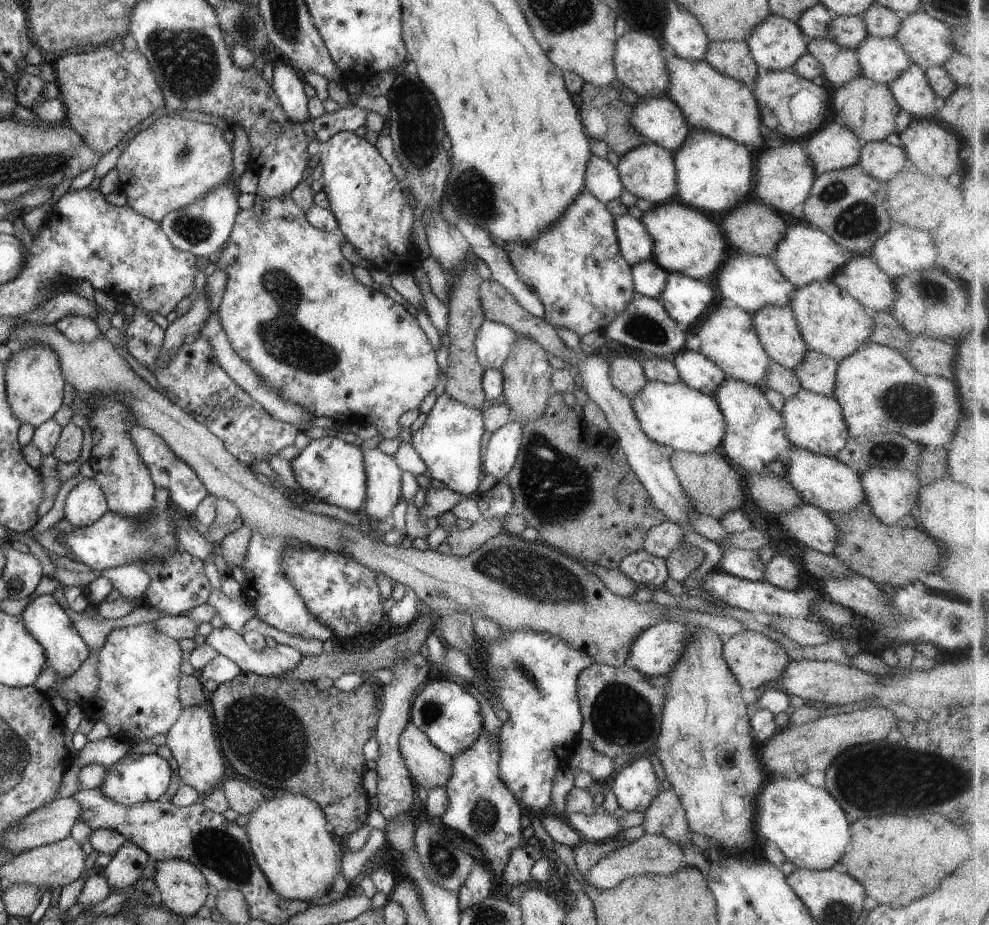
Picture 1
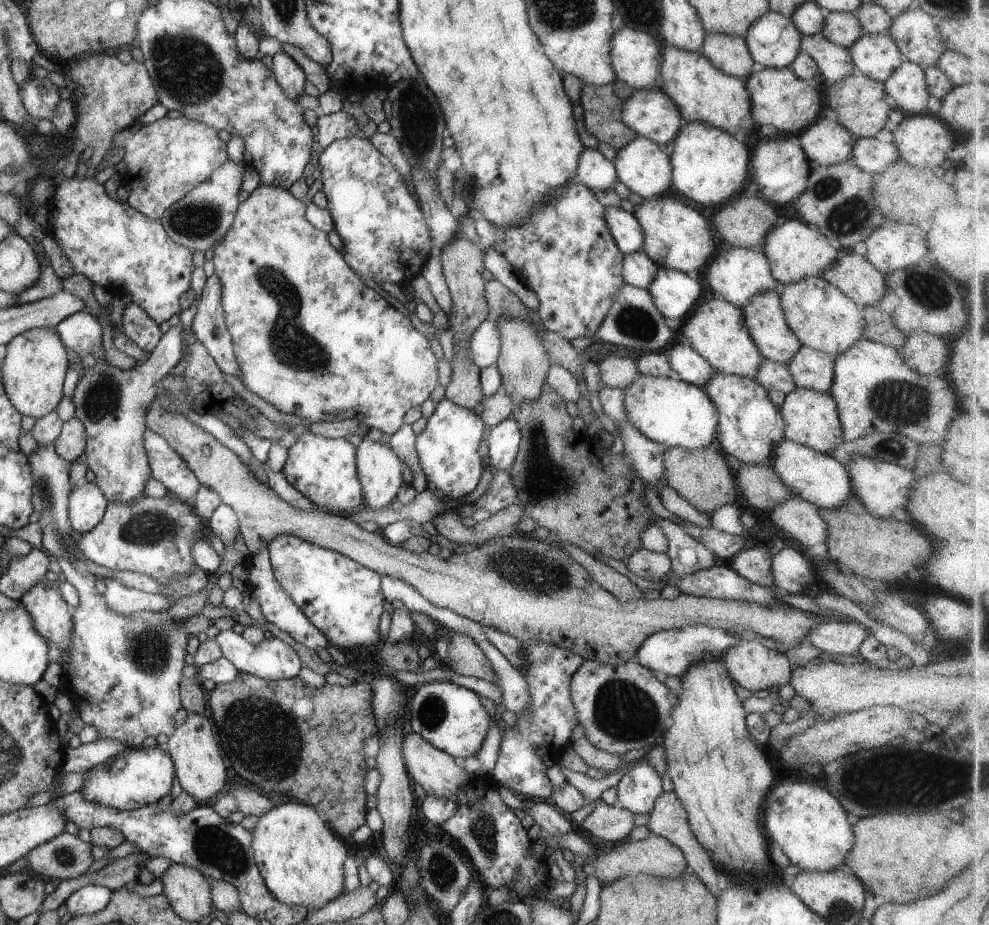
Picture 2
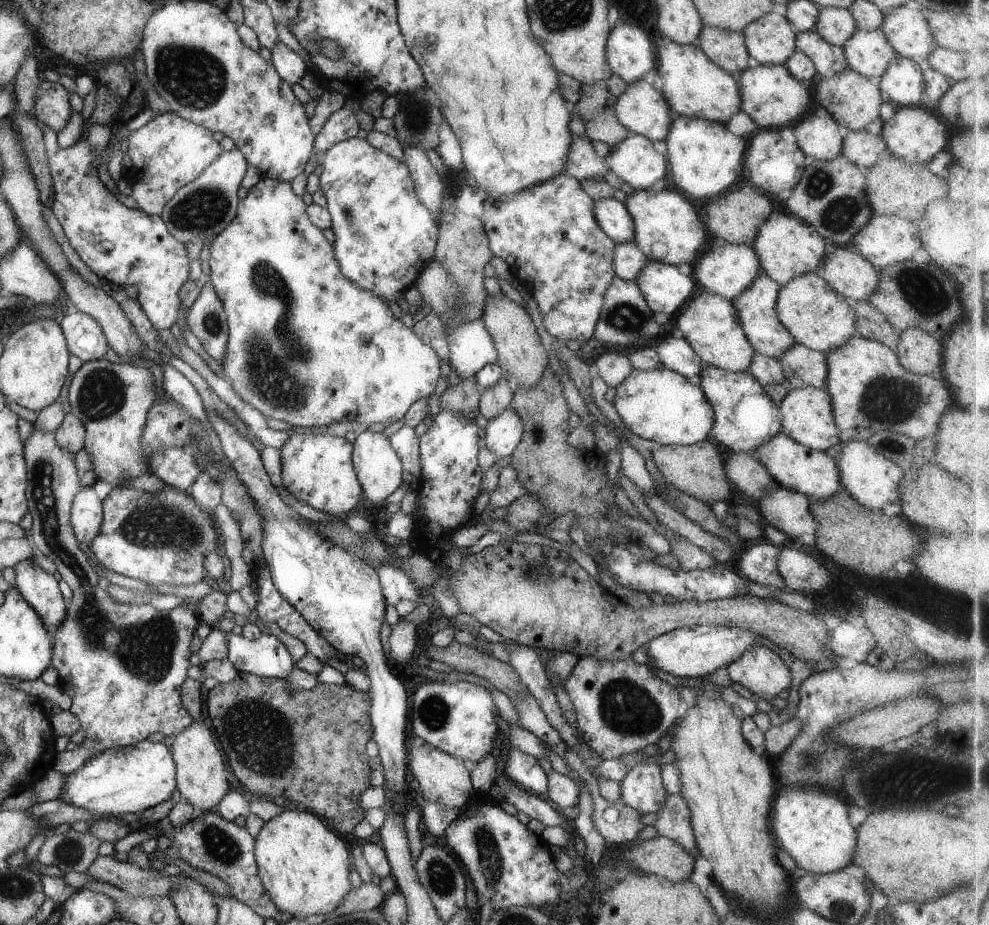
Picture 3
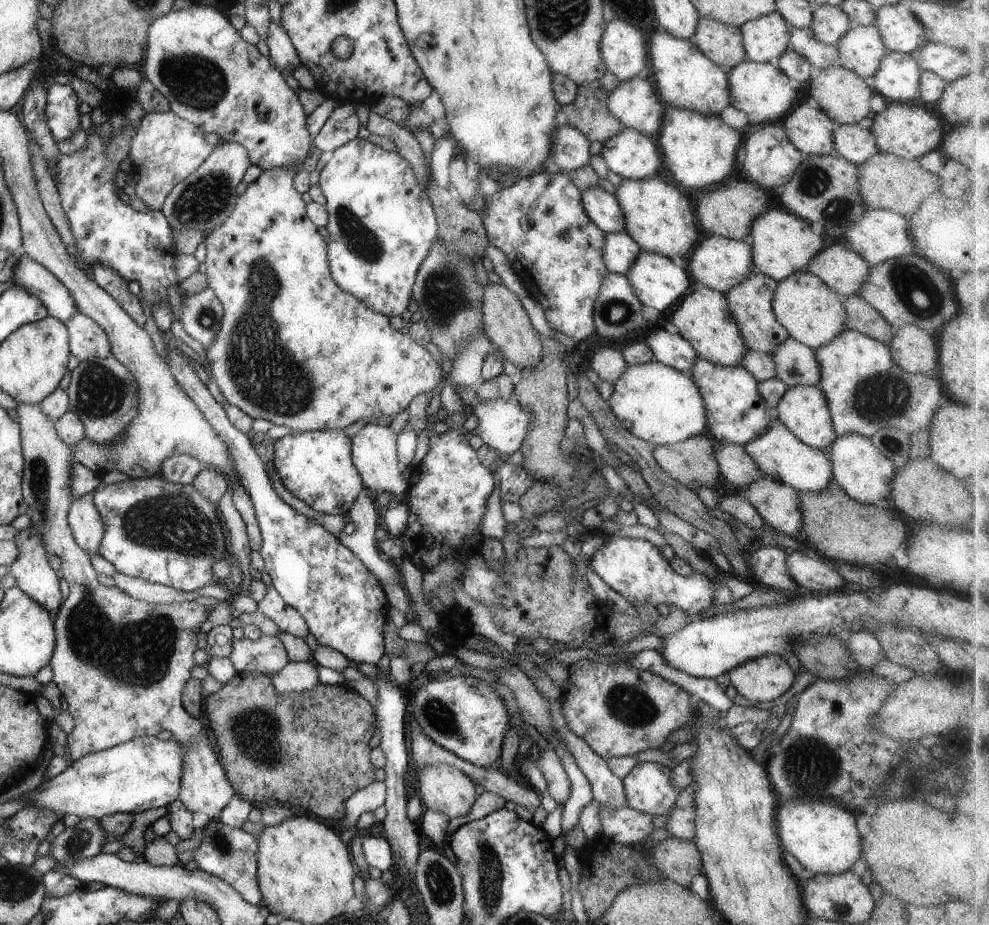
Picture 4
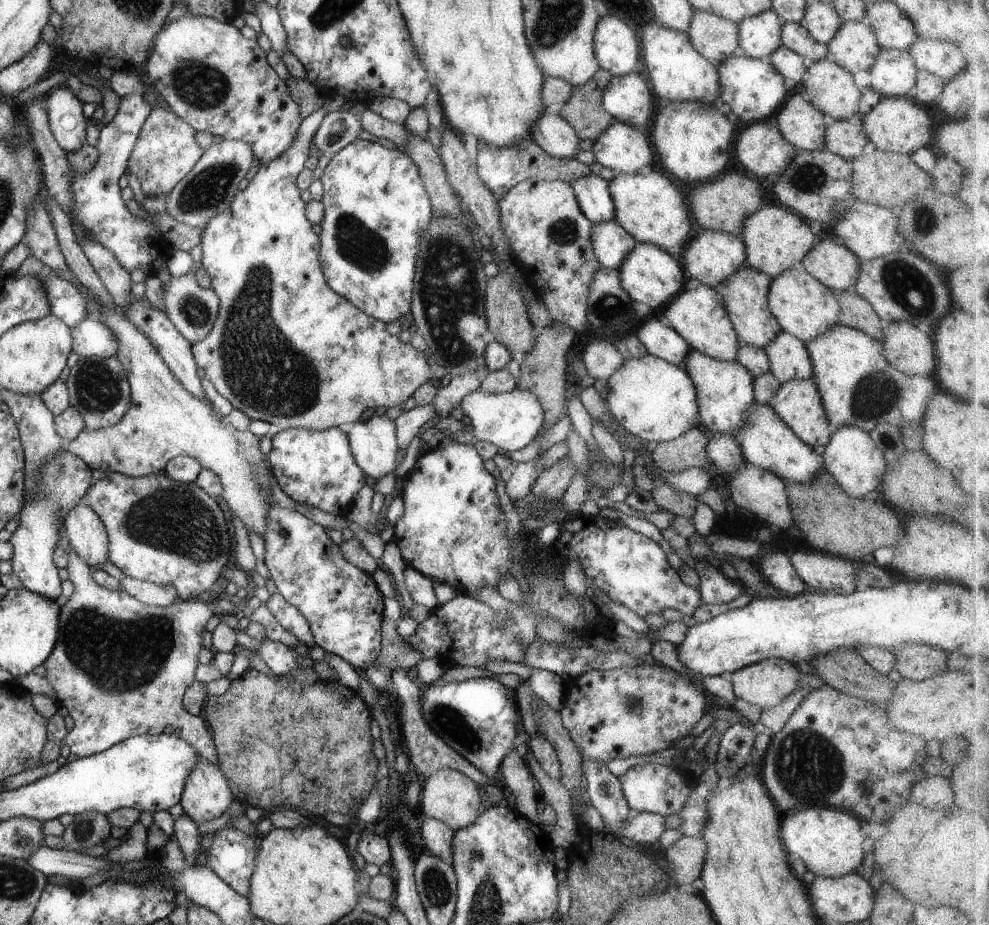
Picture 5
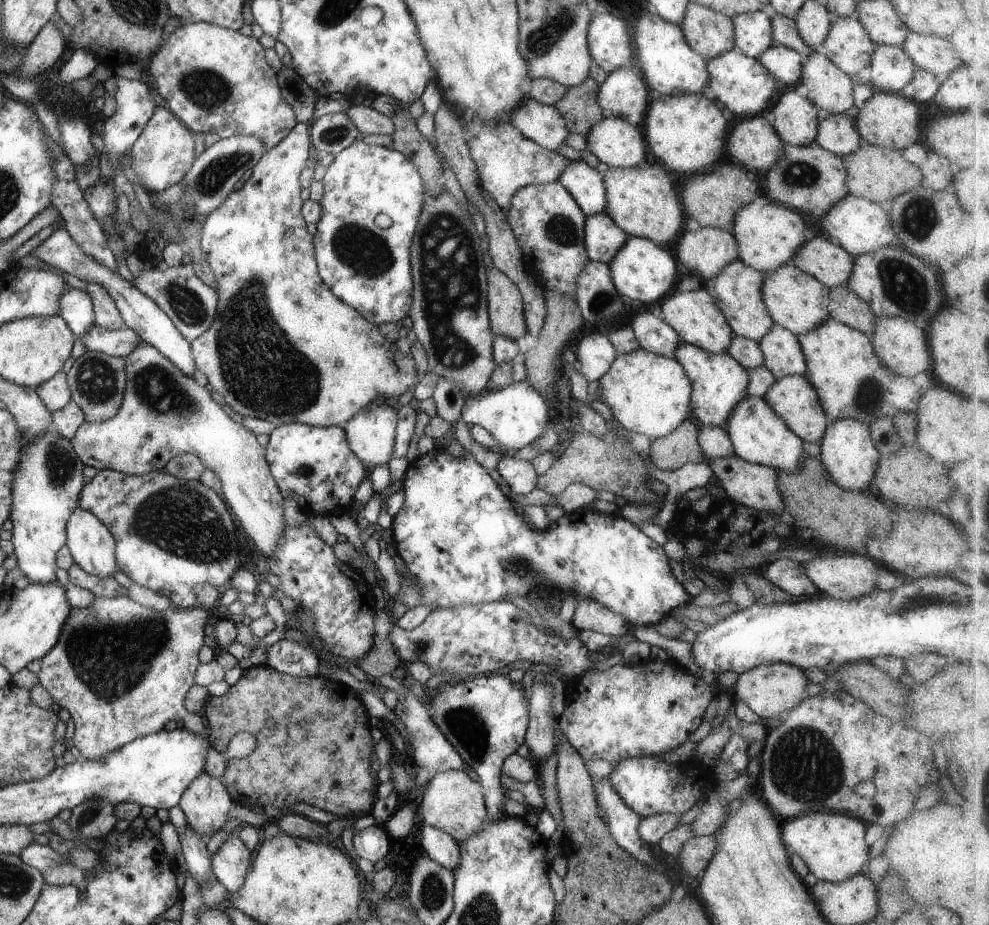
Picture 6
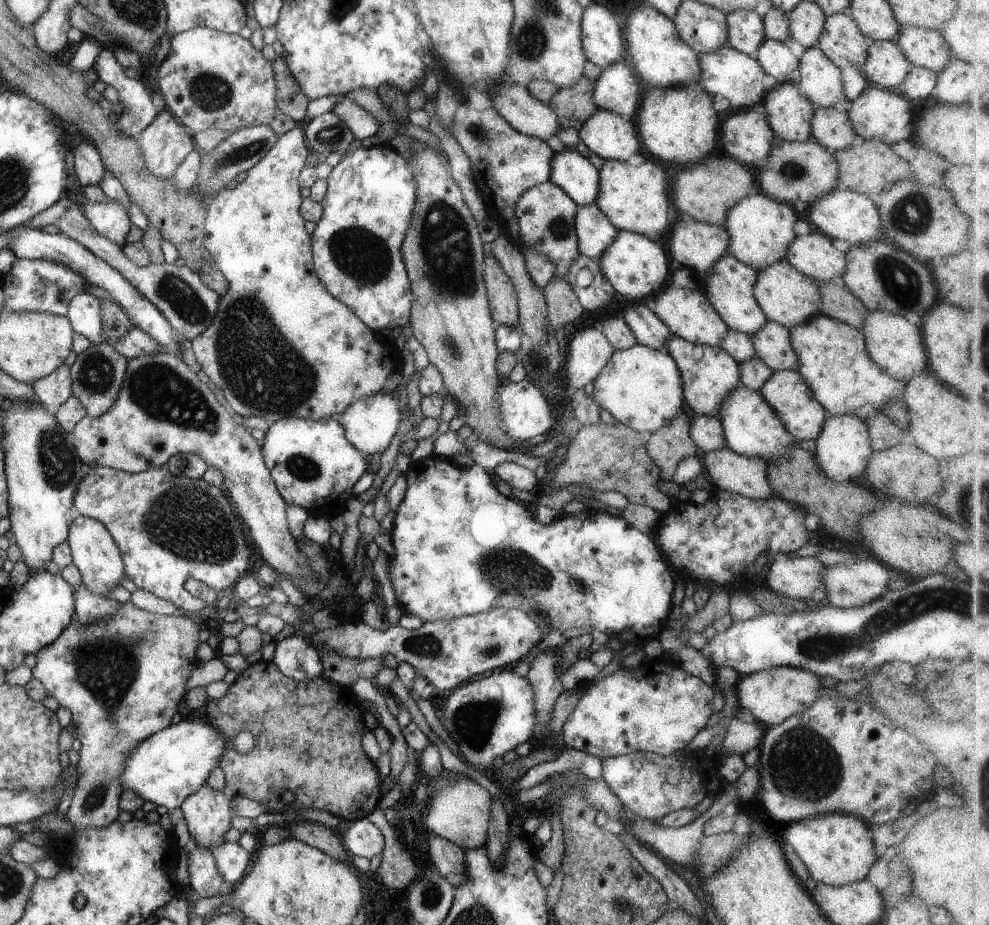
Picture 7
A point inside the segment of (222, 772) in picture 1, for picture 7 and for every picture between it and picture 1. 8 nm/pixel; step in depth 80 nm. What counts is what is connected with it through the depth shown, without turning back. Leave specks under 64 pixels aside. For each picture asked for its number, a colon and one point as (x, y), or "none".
2: (202, 770)
3: (203, 778)
4: (205, 788)
5: (206, 795)
6: (206, 803)
7: (207, 812)

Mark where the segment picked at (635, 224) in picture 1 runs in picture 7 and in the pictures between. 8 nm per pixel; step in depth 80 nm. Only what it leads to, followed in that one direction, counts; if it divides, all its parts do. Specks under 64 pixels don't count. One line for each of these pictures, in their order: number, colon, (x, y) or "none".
2: (627, 233)
3: (613, 217)
4: (602, 208)
5: (592, 192)
6: (584, 183)
7: (572, 172)

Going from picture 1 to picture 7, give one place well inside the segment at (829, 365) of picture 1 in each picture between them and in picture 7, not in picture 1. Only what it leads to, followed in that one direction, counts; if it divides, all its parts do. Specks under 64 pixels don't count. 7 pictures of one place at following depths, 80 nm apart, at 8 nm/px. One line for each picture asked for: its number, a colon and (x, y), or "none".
2: (811, 369)
3: (802, 367)
4: (796, 364)
5: (788, 357)
6: (781, 350)
7: (772, 344)

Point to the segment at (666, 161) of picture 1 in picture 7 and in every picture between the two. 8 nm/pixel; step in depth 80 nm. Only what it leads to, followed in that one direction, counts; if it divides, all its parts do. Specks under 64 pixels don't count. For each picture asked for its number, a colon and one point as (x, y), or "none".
2: (642, 166)
3: (635, 161)
4: (633, 155)
5: (623, 148)
6: (615, 141)
7: (607, 134)

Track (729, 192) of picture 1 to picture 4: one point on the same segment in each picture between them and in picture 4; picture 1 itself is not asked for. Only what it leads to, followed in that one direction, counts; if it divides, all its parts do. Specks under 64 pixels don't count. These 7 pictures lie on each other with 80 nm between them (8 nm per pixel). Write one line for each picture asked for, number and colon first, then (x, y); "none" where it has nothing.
2: (709, 166)
3: (705, 158)
4: (699, 150)

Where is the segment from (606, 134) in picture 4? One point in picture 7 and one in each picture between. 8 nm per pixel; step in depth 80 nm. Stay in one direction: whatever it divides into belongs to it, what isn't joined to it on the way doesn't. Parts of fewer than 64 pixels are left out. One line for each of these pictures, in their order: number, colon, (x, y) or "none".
5: (583, 111)
6: (578, 106)
7: (573, 105)

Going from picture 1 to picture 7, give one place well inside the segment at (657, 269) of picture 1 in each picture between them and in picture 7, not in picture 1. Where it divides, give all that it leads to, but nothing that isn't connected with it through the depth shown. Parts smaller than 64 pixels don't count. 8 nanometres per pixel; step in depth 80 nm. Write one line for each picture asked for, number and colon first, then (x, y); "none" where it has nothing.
2: (638, 270)
3: (629, 261)
4: (619, 251)
5: (611, 243)
6: (603, 237)
7: (594, 231)

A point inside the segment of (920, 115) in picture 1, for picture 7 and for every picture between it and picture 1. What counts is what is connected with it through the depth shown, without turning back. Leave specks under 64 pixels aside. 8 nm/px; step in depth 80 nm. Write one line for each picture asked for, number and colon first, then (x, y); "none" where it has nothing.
2: (907, 89)
3: (902, 83)
4: (897, 78)
5: (894, 73)
6: (891, 69)
7: (886, 66)

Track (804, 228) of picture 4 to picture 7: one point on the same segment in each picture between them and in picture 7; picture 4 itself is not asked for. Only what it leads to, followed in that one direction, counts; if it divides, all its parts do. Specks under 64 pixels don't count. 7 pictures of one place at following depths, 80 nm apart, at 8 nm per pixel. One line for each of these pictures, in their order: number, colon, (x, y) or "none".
5: (776, 238)
6: (768, 234)
7: (760, 228)

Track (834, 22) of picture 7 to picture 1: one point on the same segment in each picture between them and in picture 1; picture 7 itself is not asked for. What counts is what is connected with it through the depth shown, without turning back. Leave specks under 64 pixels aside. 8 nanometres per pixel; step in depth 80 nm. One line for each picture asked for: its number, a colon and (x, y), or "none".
1: (881, 59)
2: (876, 56)
3: (868, 53)
4: (860, 50)
5: (854, 47)
6: (847, 44)

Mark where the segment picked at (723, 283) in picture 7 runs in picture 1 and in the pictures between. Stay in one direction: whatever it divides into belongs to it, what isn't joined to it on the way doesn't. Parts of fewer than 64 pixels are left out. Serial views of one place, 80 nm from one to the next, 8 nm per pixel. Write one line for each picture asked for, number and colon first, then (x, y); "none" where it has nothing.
1: (780, 335)
2: (764, 317)
3: (756, 308)
4: (750, 301)
5: (744, 293)
6: (736, 289)

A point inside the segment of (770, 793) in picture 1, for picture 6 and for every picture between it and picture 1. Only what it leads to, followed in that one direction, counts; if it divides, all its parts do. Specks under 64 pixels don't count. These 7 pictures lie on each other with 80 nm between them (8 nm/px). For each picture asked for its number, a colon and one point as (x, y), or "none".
2: (809, 824)
3: (813, 828)
4: (822, 836)
5: (829, 841)
6: (832, 845)

